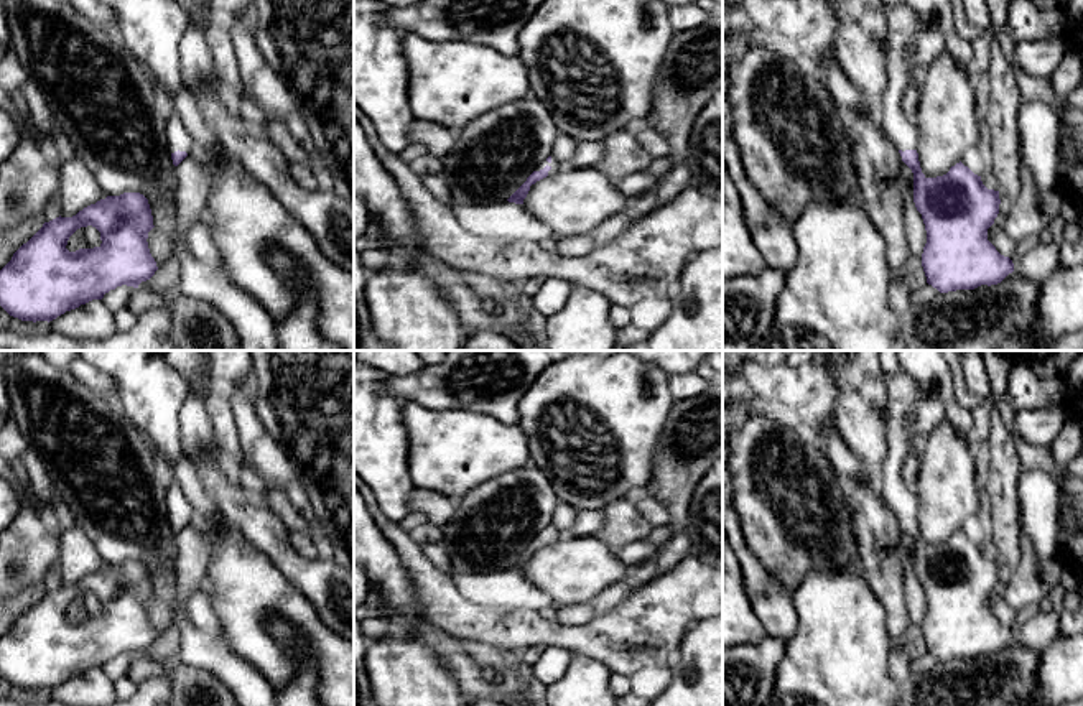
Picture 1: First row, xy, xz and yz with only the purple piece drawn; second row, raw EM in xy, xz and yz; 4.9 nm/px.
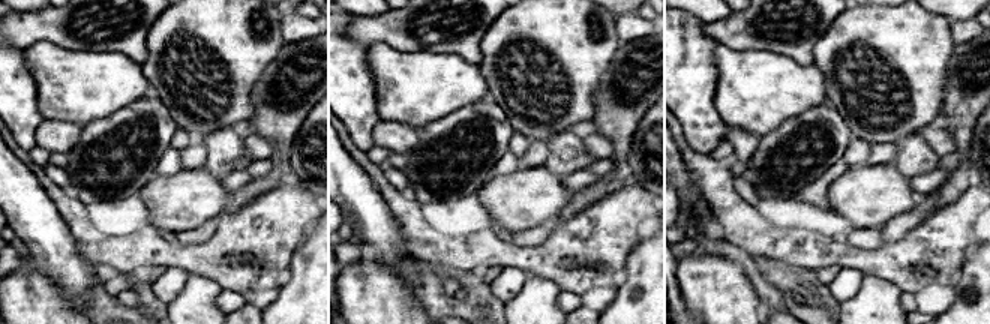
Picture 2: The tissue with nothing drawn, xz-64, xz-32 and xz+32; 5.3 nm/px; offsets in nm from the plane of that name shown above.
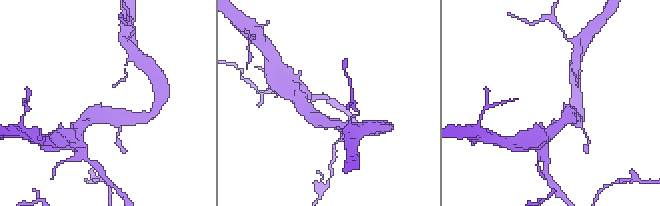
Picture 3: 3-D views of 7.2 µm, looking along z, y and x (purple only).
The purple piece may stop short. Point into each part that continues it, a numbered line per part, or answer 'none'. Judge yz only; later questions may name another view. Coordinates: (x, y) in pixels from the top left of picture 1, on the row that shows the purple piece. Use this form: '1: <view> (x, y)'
1: yz (902, 28)

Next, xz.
1: xz (555, 165)

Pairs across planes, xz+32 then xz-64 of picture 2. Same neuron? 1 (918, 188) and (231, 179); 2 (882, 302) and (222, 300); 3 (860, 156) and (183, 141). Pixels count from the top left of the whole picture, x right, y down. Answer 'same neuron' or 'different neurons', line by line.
1: same neuron
2: different neurons
3: same neuron

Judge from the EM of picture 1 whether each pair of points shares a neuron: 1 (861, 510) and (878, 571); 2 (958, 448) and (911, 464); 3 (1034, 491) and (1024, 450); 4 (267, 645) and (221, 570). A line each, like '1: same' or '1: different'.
1: same
2: different
3: different
4: same

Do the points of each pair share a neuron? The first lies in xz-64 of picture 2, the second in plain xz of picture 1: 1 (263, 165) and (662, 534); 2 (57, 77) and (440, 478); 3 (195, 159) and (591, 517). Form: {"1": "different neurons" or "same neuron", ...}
{"1": "same neuron", "2": "same neuron", "3": "same neuron"}

